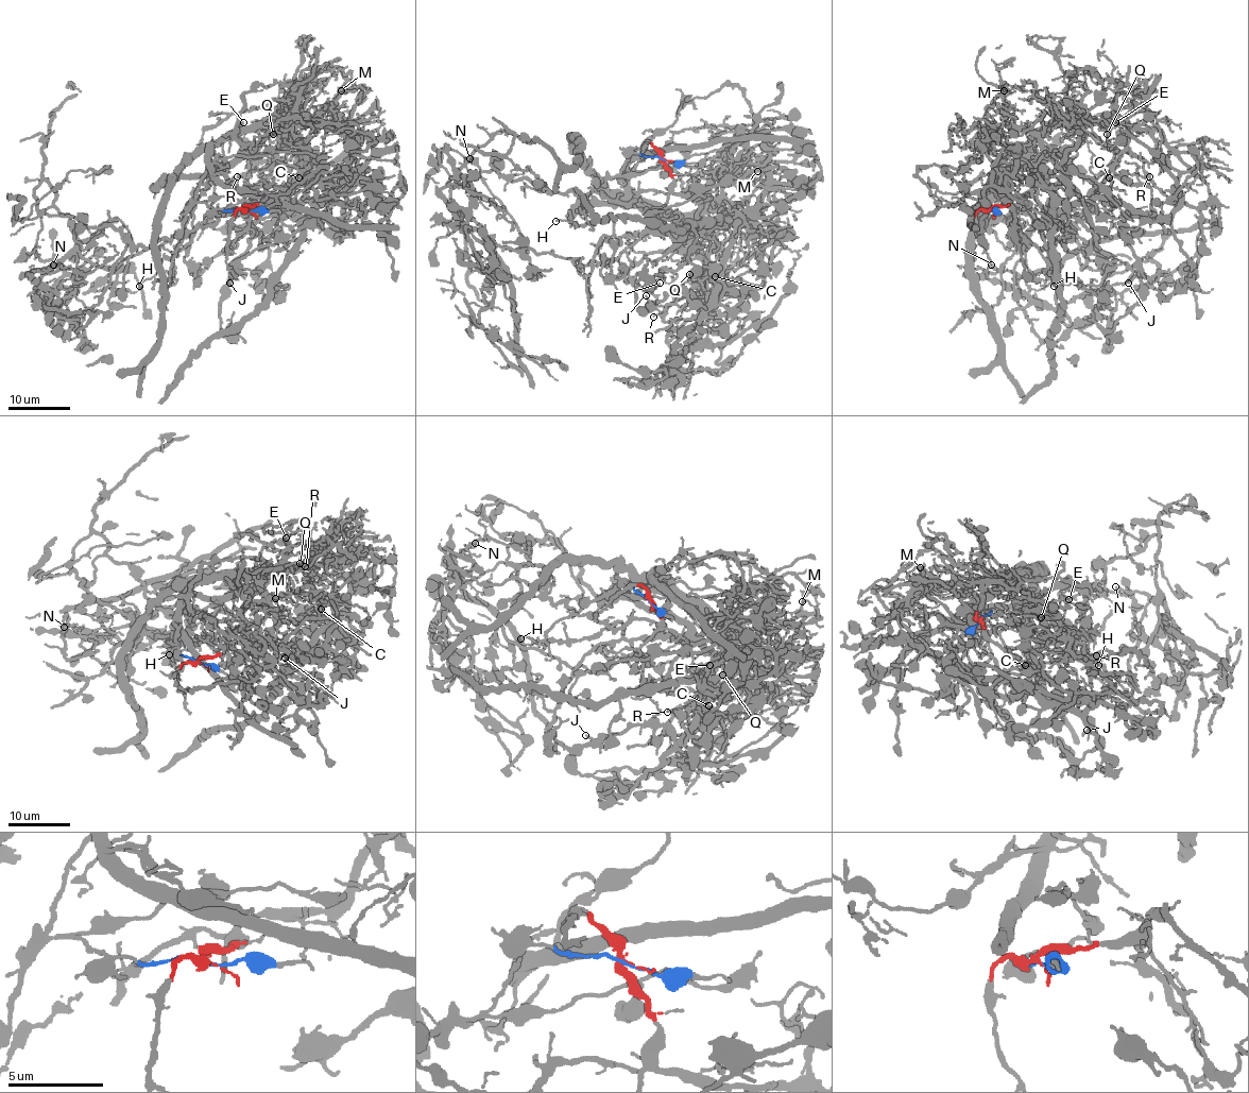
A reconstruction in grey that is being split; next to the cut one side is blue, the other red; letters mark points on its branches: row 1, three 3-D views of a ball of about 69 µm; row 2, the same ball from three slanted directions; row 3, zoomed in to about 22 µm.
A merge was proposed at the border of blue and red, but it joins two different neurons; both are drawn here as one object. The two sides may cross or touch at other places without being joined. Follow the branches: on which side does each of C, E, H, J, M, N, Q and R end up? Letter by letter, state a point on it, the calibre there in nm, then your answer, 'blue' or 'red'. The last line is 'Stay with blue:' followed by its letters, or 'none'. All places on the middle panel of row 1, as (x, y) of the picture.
C: at (715, 276); 340 nm thick; red
E: at (660, 283); 130 nm thick; blue
H: at (555, 221); 110 nm thick; red
J: at (646, 295); 170 nm thick; red
M: at (757, 171); 150 nm thick; red
N: at (469, 158); 120 nm thick; blue
Q: at (689, 274); 180 nm thick; red
R: at (653, 317); 130 nm thick; red
Stay with blue: E, N

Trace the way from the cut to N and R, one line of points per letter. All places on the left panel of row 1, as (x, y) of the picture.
N: (245, 210), (195, 202), (171, 238), (141, 248), (37, 208), (45, 181), (77, 248), (24, 275), (53, 265)
R: (245, 210), (259, 195), (286, 193), (298, 171), (302, 148), (271, 124), (286, 121), (286, 135), (236, 175)

